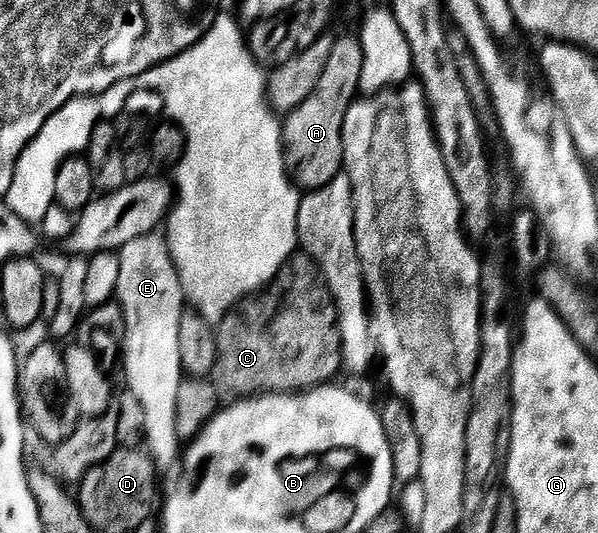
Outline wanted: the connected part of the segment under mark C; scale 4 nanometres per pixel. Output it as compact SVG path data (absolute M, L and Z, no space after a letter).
M295 254L286 263L277 276L271 279L270 283L261 290L255 291L253 296L247 296L241 304L231 308L227 316L222 319L222 323L217 325L216 337L218 345L217 367L222 370L222 376L226 379L226 384L237 395L242 398L251 396L268 396L271 394L297 394L319 386L326 386L337 372L343 371L342 366L342 335L338 329L338 310L334 307L334 297L331 296L329 288L326 287L325 280L318 270L318 265L305 254Z

